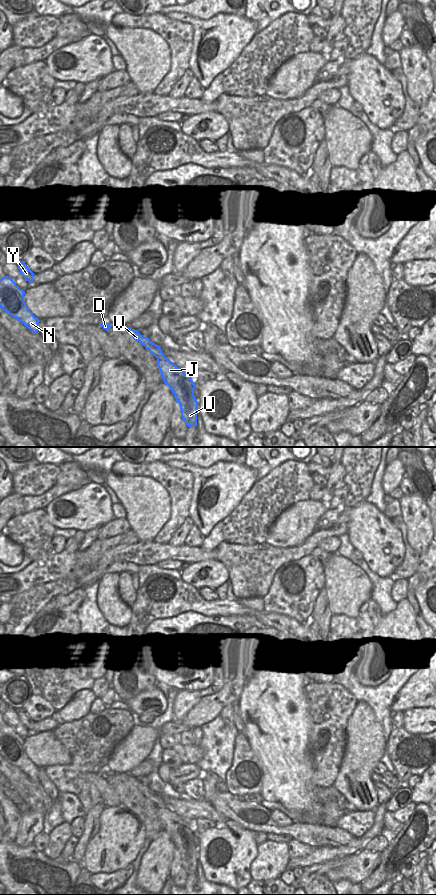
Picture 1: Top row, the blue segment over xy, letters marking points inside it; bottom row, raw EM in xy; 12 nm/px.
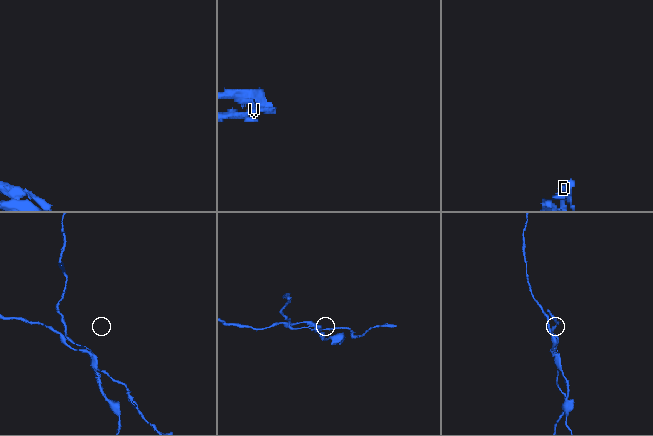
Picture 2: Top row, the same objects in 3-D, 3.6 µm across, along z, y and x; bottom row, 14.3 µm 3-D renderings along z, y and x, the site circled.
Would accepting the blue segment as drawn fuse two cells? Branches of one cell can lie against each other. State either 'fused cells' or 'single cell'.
fused cells

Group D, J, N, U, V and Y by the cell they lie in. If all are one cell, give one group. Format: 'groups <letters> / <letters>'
groups D V Y / J N U

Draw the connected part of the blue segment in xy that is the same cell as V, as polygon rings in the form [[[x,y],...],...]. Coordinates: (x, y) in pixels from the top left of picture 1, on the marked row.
[[[128,327],[126,331],[132,335],[136,342],[139,341],[142,345],[144,345],[145,348],[148,349],[149,352],[152,353],[157,359],[167,360],[160,346],[153,343],[148,337],[144,337],[138,332],[138,330],[132,329],[131,327]]]

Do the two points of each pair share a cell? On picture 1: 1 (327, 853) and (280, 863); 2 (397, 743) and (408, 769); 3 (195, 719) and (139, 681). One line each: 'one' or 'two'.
1: two
2: one
3: two

